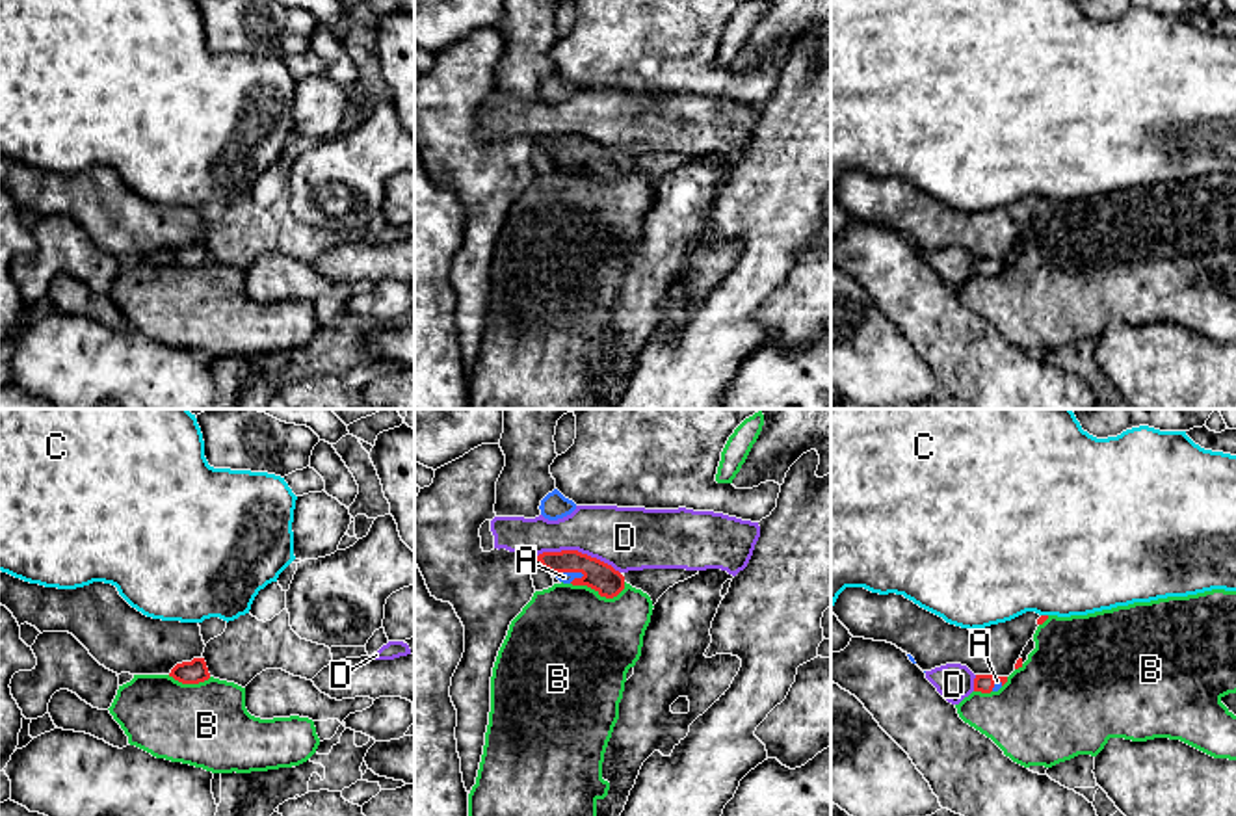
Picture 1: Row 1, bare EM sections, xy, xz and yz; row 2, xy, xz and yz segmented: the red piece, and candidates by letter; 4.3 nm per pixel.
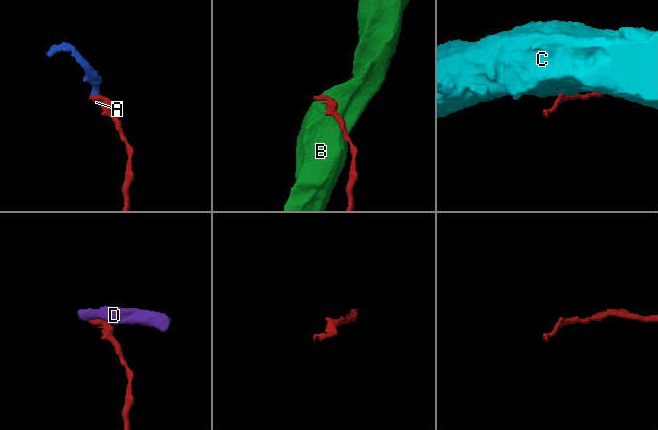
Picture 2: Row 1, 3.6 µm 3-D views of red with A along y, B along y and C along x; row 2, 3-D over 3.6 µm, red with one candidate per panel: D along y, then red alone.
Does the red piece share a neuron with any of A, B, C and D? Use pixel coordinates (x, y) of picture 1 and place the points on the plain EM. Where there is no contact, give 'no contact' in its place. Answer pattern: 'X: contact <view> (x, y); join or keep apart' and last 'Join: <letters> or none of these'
A: contact xz (569, 155); join
B: contact xz (599, 177); keep apart
C: contact yz (1045, 199); keep apart
D: contact xz (577, 134); keep apart
Join: A

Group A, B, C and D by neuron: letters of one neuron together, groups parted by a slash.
A / B / C / D

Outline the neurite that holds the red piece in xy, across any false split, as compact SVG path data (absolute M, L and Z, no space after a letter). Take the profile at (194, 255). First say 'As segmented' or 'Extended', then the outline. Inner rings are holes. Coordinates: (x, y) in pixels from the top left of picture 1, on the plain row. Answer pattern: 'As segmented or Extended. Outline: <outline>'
As segmented. Outline: M193 242L191 245L177 247L169 260L182 268L199 268L210 262L204 242Z

